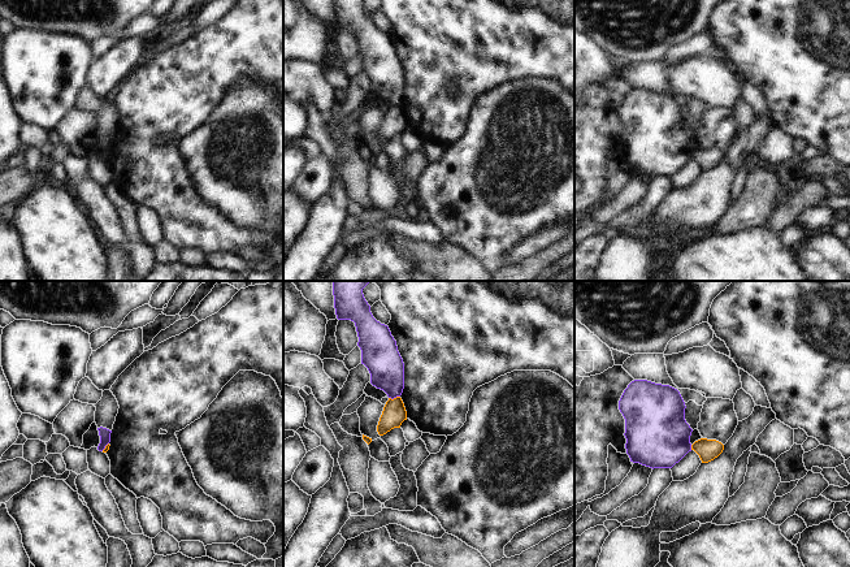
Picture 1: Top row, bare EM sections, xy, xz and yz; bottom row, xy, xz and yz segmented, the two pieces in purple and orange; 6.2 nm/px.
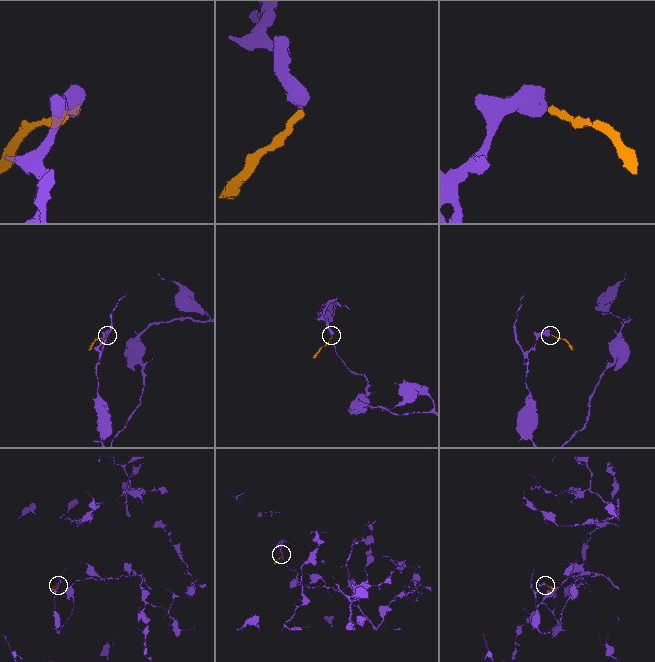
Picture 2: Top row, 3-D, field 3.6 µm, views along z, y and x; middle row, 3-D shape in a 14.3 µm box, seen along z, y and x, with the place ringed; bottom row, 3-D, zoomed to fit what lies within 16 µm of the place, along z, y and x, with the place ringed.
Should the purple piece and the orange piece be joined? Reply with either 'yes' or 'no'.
no

